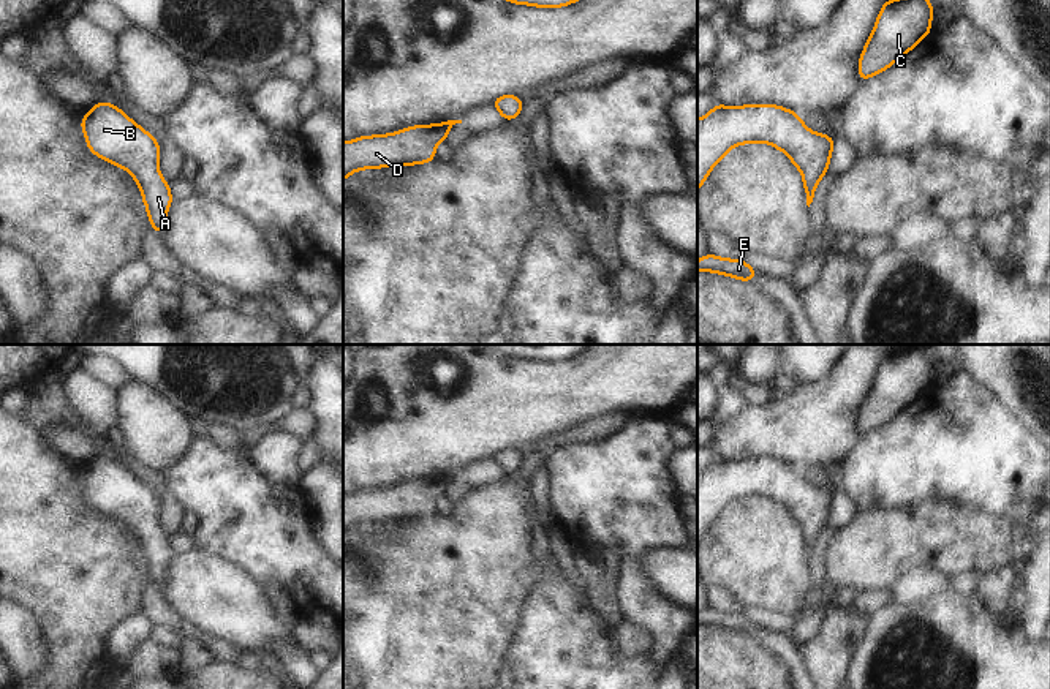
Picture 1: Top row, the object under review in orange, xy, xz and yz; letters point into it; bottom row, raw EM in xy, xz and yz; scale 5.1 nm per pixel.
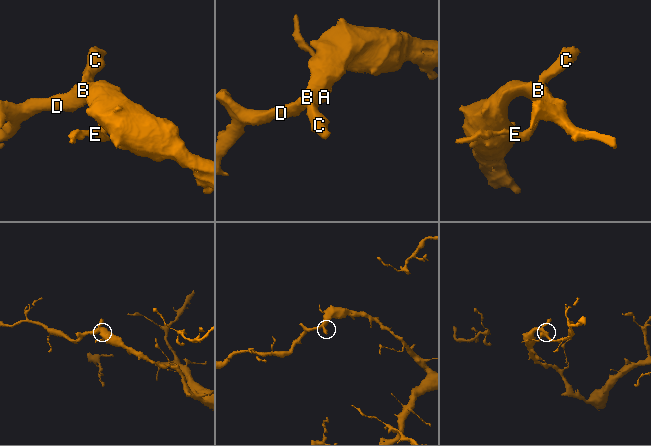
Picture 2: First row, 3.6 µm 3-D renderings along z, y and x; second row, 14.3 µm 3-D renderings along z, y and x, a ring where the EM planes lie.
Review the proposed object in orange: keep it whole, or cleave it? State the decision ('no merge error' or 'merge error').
no merge error

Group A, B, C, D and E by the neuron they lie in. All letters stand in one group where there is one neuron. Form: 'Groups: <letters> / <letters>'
Groups: A B C D E.

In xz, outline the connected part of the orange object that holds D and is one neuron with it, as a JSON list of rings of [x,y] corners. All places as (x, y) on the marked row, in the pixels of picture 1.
[[[462,120],[416,125],[391,134],[361,136],[343,142],[343,180],[359,169],[435,161],[433,149],[448,137],[455,123],[462,123]]]

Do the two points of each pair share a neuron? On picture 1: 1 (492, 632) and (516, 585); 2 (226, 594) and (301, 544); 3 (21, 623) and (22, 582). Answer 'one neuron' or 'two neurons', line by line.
1: one neuron
2: two neurons
3: two neurons

